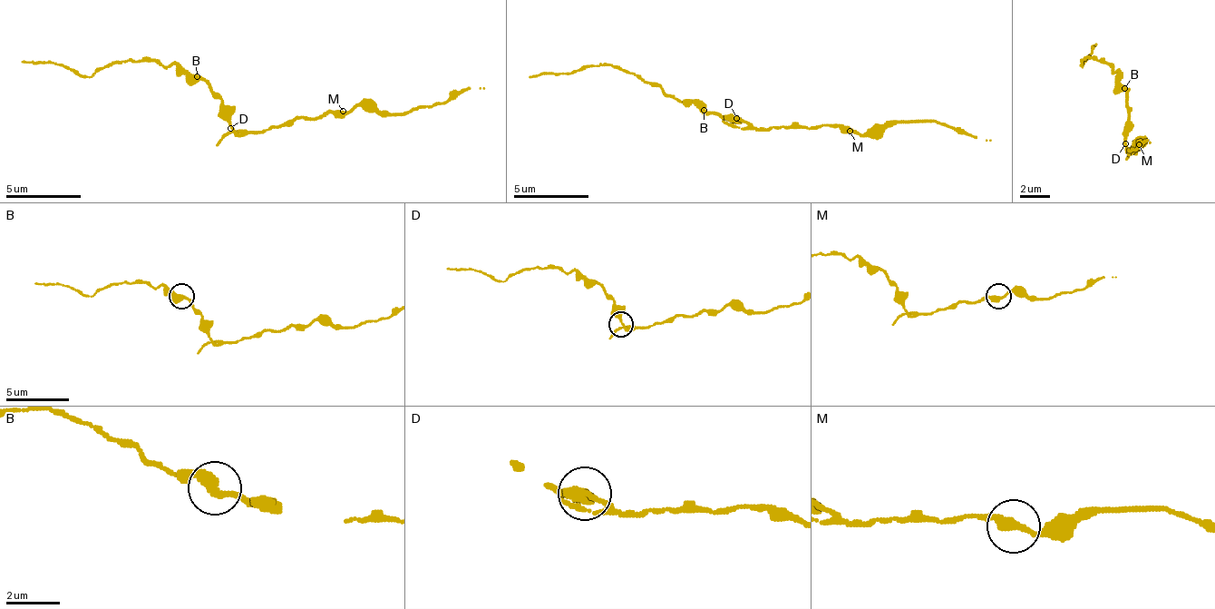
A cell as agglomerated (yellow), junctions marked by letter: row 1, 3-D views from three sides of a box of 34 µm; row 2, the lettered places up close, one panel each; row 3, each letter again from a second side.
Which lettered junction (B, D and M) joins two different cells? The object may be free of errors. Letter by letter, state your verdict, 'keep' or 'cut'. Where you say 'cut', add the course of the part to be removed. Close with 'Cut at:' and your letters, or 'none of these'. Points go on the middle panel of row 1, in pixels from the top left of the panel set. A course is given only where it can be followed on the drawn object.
B: keep
D: keep
M: keep
Cut at: none of these

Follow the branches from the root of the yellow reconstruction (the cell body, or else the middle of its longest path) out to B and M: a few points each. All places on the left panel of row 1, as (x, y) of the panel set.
B: (234, 128), (230, 124), (230, 109), (222, 97), (204, 79), (196, 75)
M: (234, 128), (238, 131), (267, 130), (271, 126), (286, 126), (298, 119), (339, 115), (343, 111)

